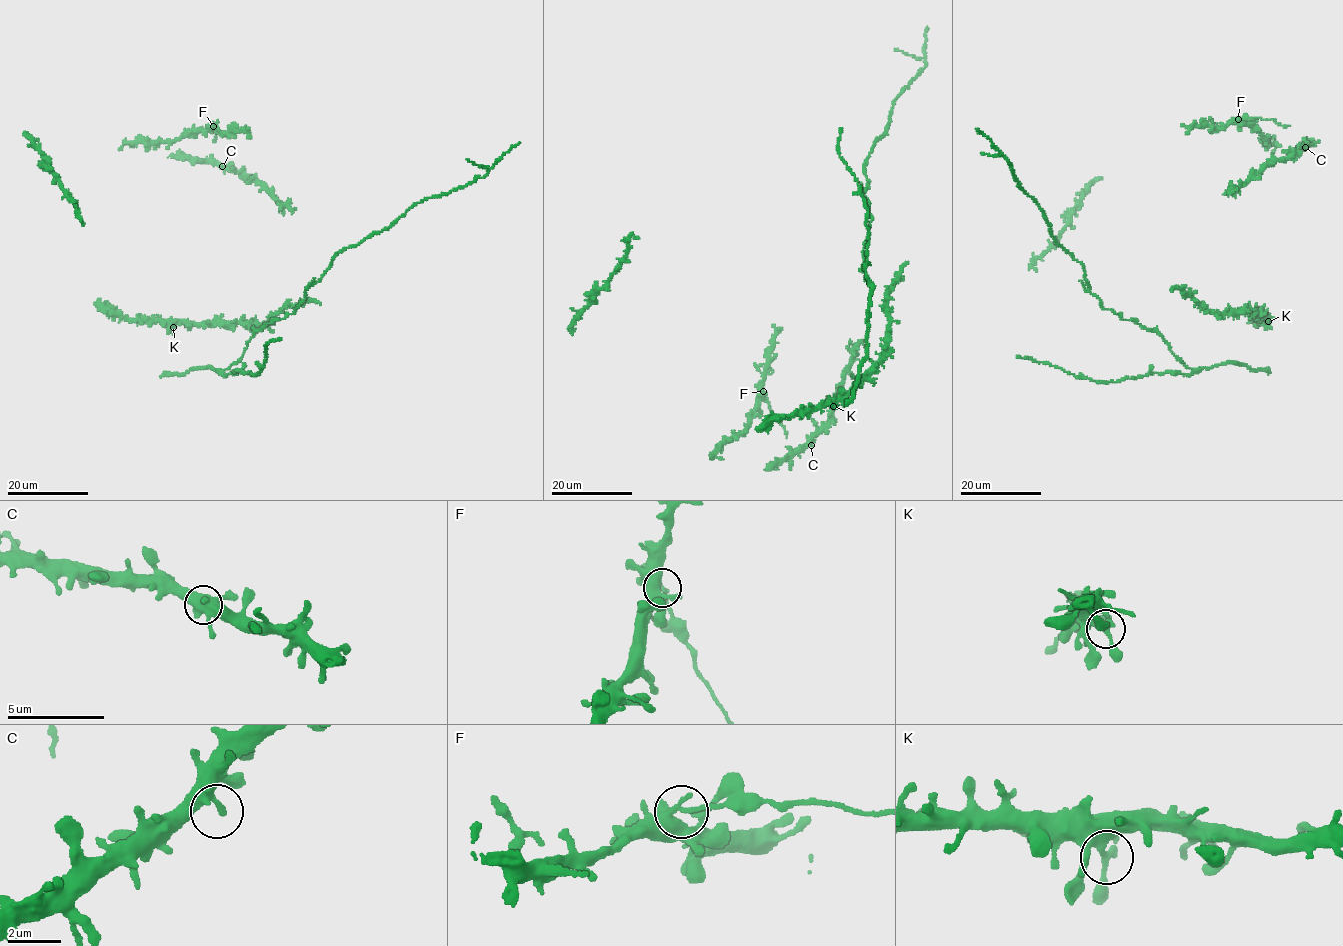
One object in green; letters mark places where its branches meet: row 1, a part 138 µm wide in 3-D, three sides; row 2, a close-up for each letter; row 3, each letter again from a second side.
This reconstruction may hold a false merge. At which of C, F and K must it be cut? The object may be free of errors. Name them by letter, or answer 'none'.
F

